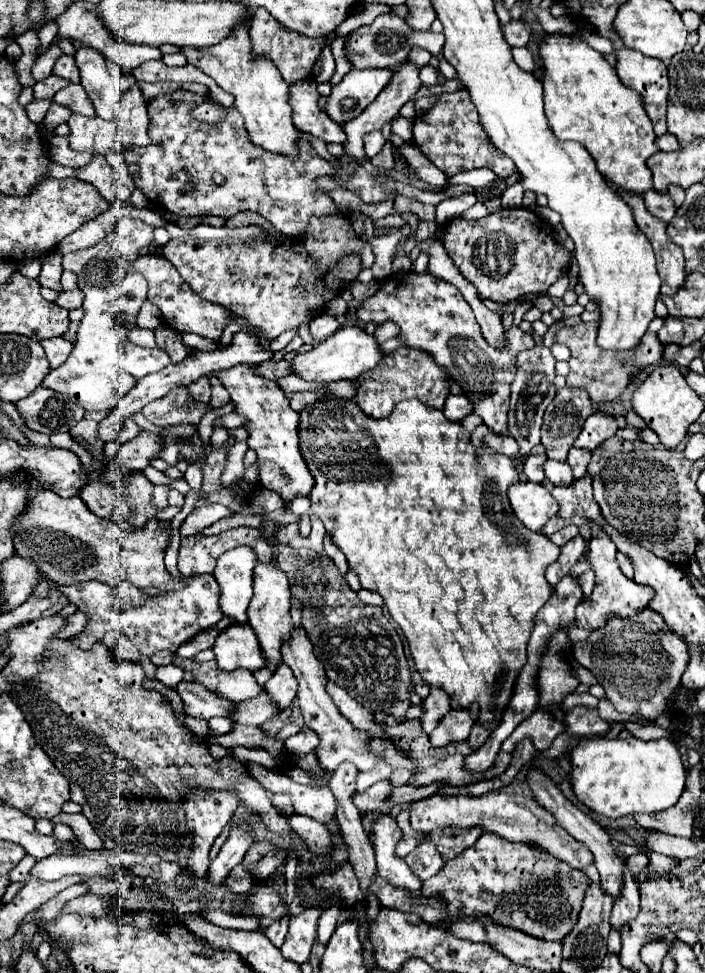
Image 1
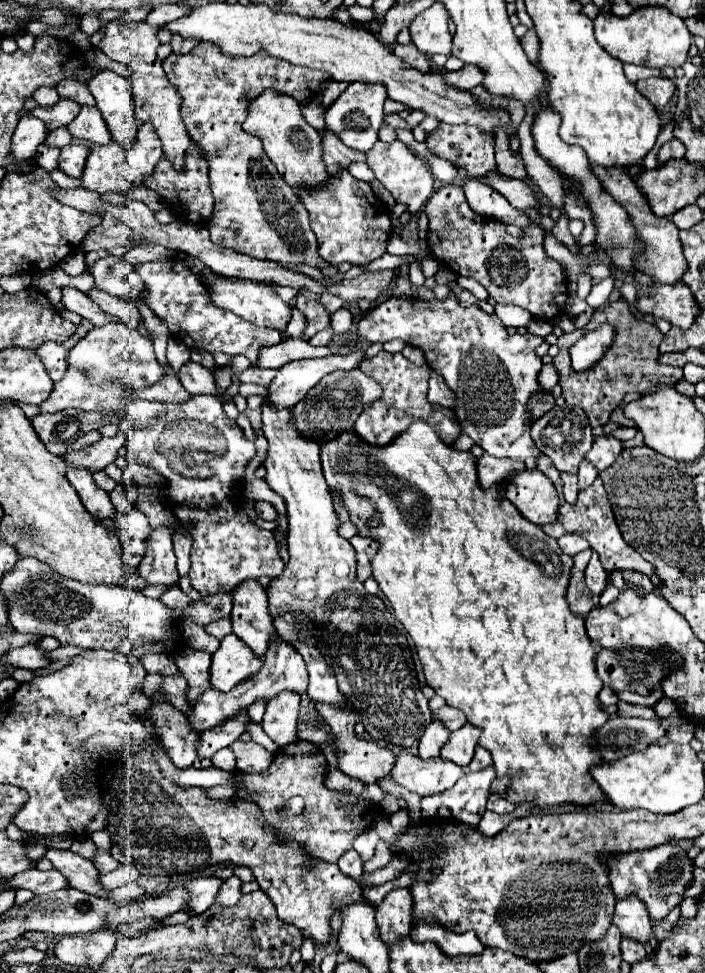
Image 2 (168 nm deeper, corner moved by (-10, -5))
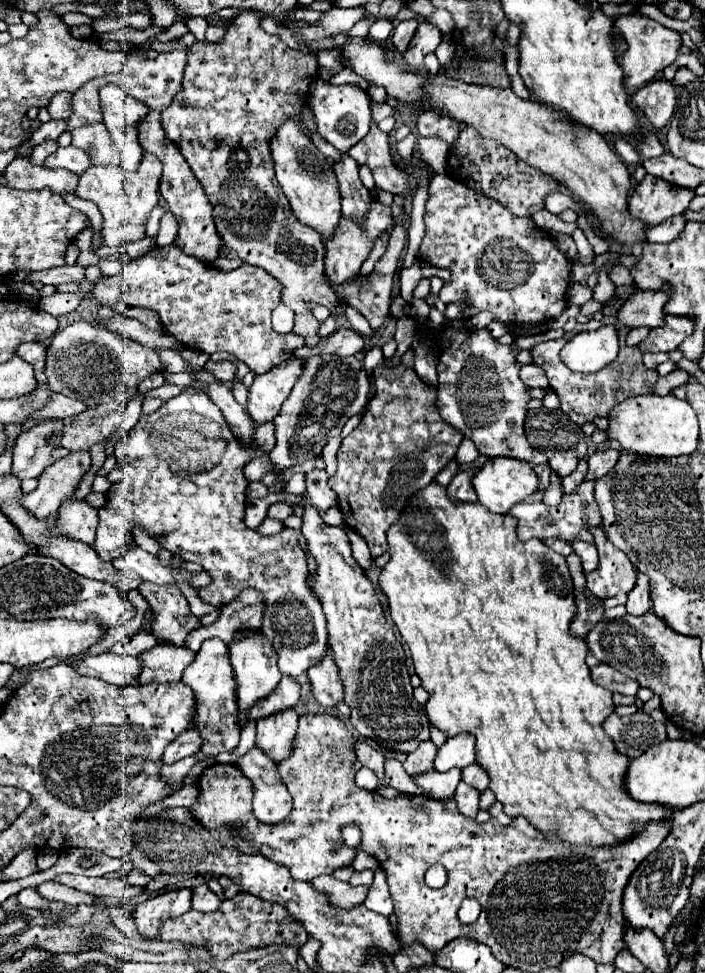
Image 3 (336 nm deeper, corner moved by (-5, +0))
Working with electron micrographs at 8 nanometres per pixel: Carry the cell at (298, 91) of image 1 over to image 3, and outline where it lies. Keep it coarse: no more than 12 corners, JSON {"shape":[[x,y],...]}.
{"shape":[[347,152],[333,164],[343,216],[361,220],[371,192]]}

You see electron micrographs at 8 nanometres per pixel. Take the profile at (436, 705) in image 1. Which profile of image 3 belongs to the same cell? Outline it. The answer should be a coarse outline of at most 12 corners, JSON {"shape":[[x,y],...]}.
{"shape":[[431,740],[417,746],[403,762],[407,774],[433,768],[437,746]]}

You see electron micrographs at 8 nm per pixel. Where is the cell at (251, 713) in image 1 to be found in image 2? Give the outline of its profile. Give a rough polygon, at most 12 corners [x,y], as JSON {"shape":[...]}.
{"shape":[[246,713],[202,733],[198,757],[210,759],[244,733]]}

